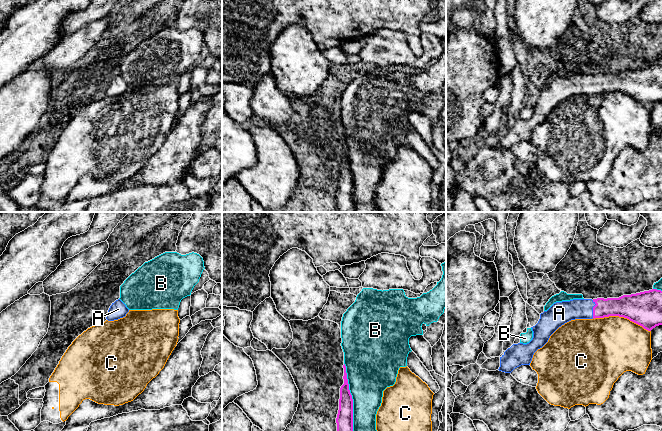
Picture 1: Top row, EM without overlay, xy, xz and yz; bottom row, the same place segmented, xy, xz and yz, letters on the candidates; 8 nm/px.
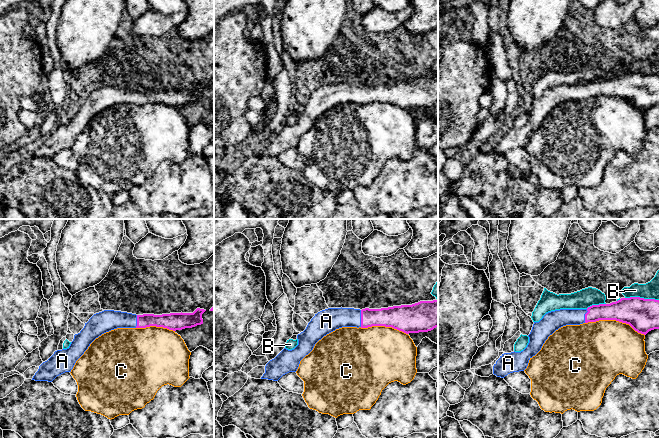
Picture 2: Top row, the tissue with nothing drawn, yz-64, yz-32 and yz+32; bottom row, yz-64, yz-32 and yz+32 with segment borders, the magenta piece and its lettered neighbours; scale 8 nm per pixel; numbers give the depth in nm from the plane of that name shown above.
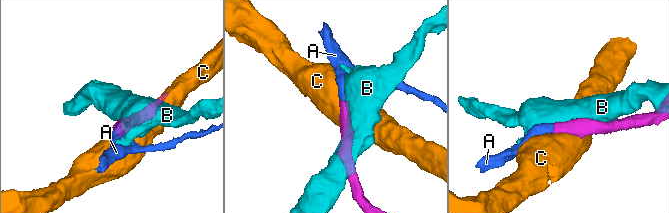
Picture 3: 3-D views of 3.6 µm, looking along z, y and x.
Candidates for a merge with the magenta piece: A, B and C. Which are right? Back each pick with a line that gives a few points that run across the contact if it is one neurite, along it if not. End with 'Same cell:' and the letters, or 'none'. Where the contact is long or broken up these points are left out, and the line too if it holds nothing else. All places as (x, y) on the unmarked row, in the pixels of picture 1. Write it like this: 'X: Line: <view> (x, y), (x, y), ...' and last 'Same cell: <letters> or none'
A: Line: yz (624, 82), (593, 85), (572, 85), (562, 88)
Same cell: A

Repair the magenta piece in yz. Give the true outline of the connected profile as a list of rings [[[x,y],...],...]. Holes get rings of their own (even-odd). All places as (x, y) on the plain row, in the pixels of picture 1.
[[[652,65],[631,71],[623,71],[619,74],[597,74],[597,75],[573,75],[554,79],[547,87],[540,90],[538,99],[531,103],[533,107],[532,116],[527,119],[513,120],[500,133],[499,147],[511,149],[521,141],[530,141],[534,129],[542,124],[550,112],[565,99],[575,95],[595,95],[609,92],[619,92],[642,102],[651,107],[656,102],[662,101],[662,67]]]

